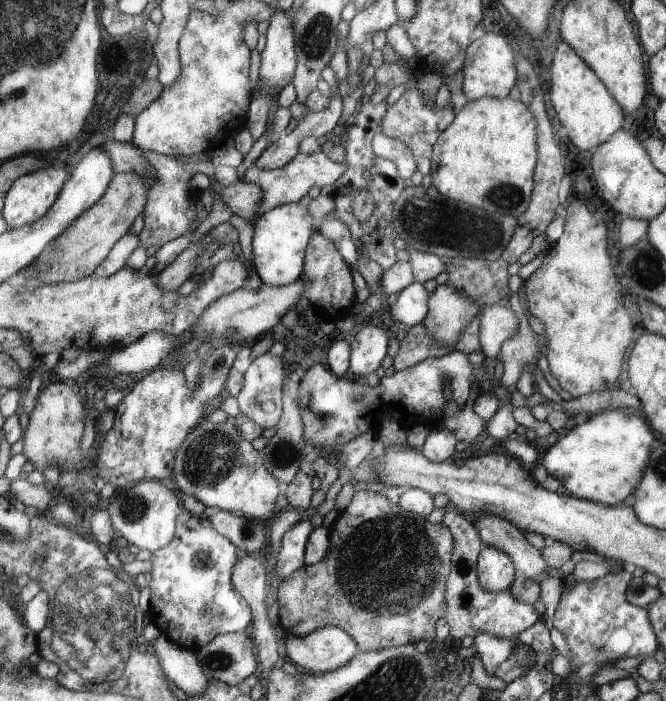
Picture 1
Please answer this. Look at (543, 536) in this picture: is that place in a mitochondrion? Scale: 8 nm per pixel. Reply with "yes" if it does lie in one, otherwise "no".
no

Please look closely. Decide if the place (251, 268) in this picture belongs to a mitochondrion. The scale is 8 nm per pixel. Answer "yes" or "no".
no

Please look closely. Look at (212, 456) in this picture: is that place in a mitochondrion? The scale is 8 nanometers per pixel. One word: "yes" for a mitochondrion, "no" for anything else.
yes

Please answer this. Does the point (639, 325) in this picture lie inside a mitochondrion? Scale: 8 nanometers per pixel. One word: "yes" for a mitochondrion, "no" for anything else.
no

